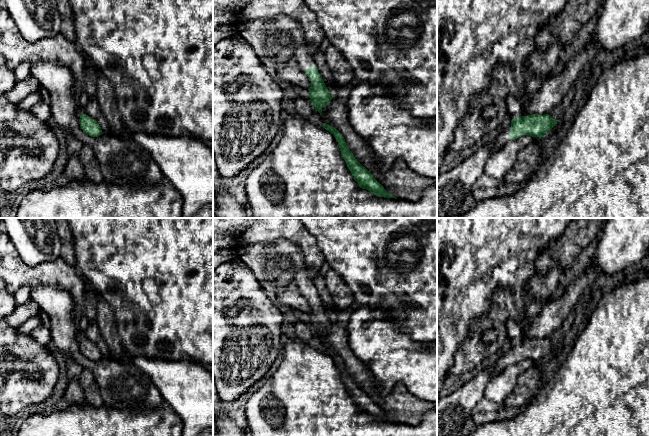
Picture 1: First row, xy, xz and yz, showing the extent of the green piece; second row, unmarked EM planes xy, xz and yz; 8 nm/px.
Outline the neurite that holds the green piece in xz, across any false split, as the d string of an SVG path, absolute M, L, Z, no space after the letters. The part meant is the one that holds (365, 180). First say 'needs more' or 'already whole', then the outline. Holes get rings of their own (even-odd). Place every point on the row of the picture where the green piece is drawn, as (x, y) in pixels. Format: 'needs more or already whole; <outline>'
already whole; M324 123L323 128L334 135L336 141L338 142L341 155L345 160L348 169L354 176L355 181L358 183L359 187L370 191L372 194L384 197L384 198L395 198L392 194L388 193L384 187L373 177L373 175L365 167L363 167L357 159L354 157L353 153L350 151L346 145L345 139L342 134L329 124Z

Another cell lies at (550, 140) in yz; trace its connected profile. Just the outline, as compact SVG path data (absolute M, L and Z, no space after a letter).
M580 82L581 87L578 89L573 89L570 96L570 105L566 109L564 116L560 119L557 124L548 131L544 137L543 141L543 151L541 153L541 160L545 160L546 157L554 151L558 145L558 132L560 131L563 123L567 120L573 120L581 104L585 100L585 97L588 94L587 85Z

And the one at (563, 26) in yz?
M568 0L562 11L551 16L538 31L536 49L545 50L550 43L558 40L563 46L570 44L579 29L603 8L604 0Z

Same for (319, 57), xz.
M317 48L313 51L313 58L315 60L318 72L322 76L322 79L326 83L331 83L333 81L333 73L325 61L325 53L321 52L320 49Z

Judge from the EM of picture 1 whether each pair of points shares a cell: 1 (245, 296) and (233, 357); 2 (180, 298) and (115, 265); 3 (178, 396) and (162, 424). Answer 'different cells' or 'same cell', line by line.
1: same cell
2: same cell
3: different cells

